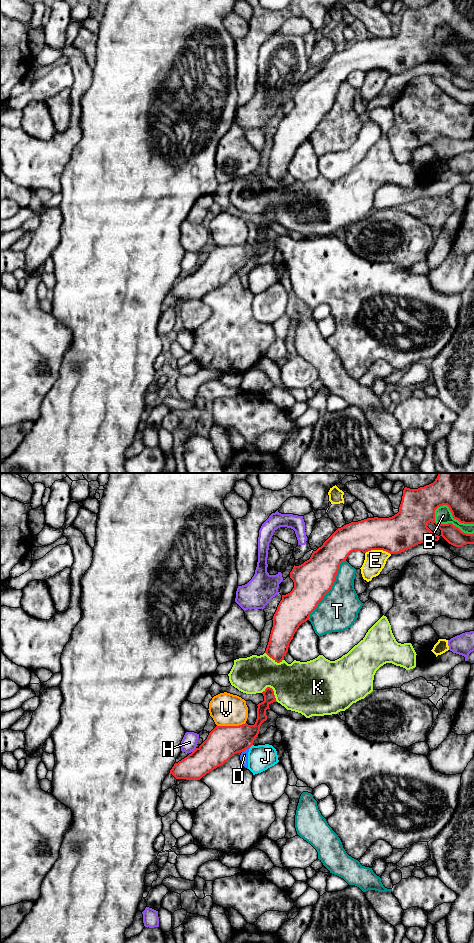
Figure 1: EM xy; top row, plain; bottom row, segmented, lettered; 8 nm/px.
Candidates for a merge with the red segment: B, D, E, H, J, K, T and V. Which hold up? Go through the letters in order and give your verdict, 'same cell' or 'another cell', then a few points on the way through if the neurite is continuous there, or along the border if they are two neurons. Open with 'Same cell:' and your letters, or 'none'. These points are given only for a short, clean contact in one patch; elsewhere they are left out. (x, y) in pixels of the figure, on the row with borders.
Same cell: none
B: another cell
D: another cell; border along xy (249, 747), (242, 752)
E: another cell
H: another cell
J: another cell
K: another cell
T: another cell
V: another cell

